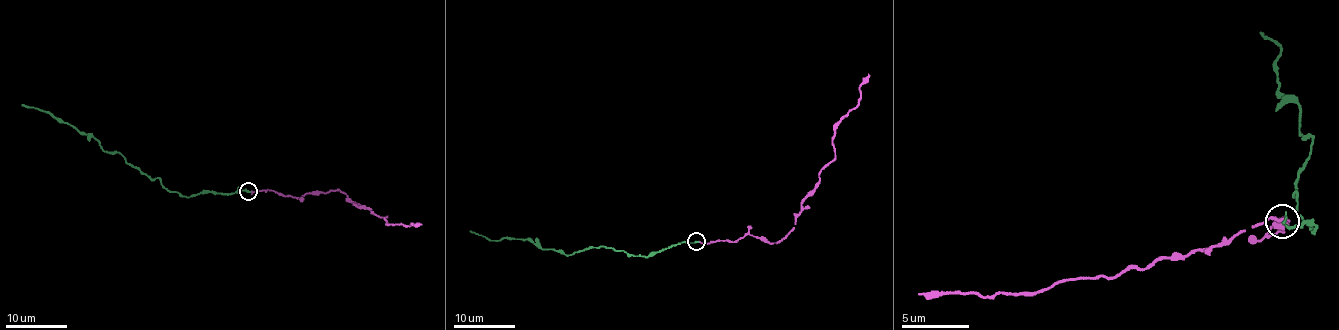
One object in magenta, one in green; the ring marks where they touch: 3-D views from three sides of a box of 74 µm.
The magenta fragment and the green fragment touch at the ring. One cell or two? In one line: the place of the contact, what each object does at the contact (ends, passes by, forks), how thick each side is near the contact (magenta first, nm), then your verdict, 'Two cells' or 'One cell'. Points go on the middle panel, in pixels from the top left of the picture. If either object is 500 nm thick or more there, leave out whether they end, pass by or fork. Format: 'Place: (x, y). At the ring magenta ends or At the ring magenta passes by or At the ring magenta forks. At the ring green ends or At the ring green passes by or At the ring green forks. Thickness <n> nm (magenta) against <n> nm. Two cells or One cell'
Place: (696, 241). At the ring magenta ends. At the ring green ends. Thickness 130 nm (magenta) against 240 nm. One cell

